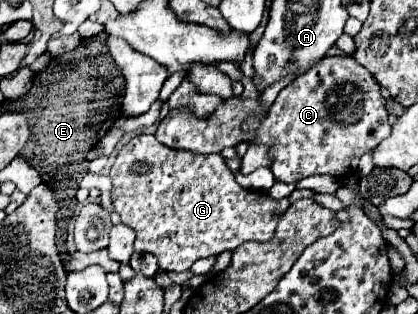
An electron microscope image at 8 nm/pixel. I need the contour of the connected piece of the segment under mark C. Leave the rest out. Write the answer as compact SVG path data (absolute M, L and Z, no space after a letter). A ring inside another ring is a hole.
M325 56L309 72L301 74L293 84L279 92L277 100L271 104L267 120L259 126L259 138L255 138L255 144L271 146L271 170L279 182L289 184L313 174L331 174L337 178L355 174L359 158L389 134L391 126L387 122L385 98L371 72L349 56Z

